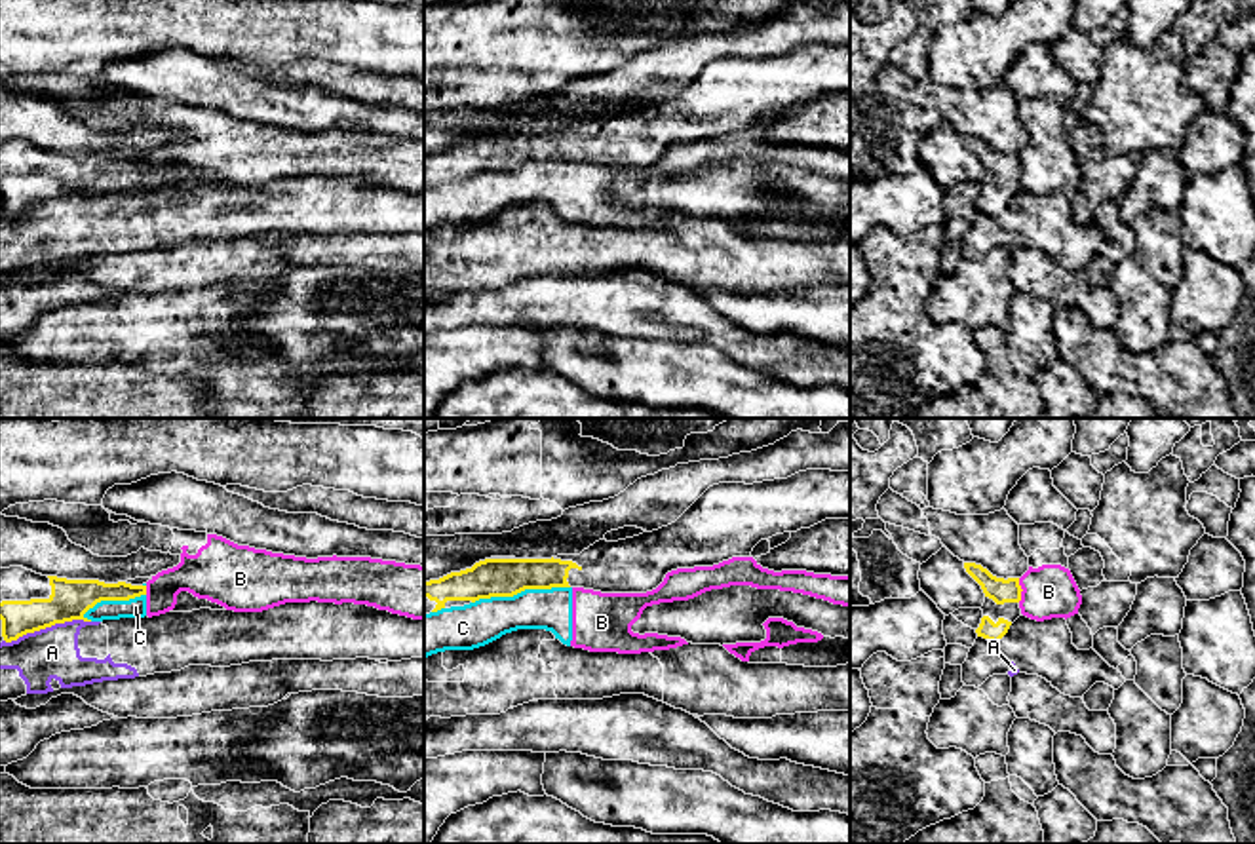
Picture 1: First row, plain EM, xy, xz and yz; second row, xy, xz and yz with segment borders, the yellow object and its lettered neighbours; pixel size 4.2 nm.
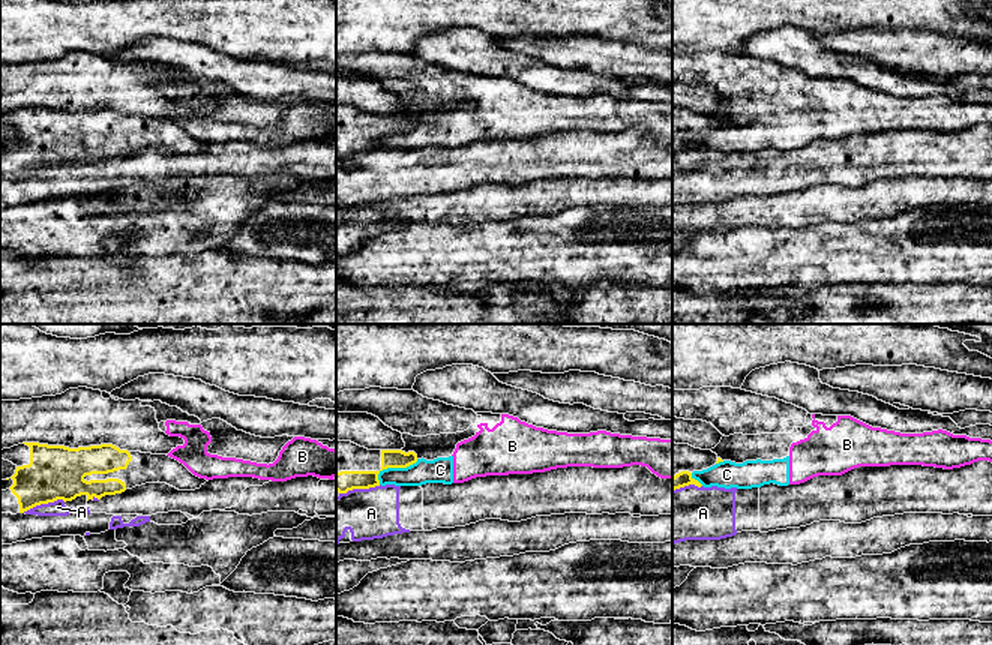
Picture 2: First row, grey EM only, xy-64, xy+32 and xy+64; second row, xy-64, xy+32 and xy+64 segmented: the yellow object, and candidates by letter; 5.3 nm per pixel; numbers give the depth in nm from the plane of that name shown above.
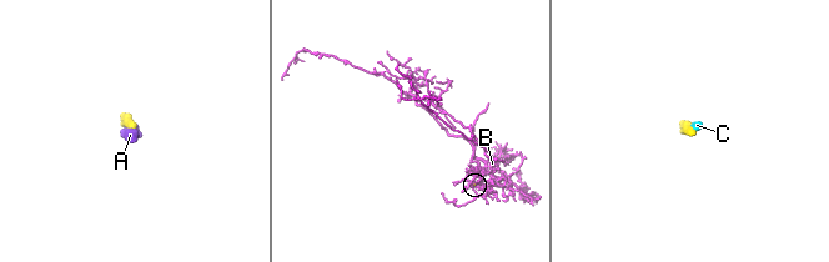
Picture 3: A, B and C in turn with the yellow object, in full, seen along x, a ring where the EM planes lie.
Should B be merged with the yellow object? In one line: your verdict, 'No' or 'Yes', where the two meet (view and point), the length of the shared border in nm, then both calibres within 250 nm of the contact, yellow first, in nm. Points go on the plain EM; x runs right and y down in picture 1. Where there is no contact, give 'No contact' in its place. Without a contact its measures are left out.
No. Touches yellow at yz (1022, 164). Shared border 100 nm. Thickness 100 nm (yellow) against 220 nm

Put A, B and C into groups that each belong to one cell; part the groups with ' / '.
A / B C

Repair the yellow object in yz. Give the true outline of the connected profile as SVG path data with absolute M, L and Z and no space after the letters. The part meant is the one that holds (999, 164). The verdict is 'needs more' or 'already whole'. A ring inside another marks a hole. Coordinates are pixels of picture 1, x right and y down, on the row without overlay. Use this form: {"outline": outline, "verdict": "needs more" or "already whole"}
{"outline": "M964 137L966 146L981 160L985 177L983 192L975 203L977 211L998 217L1010 200L1021 190L1021 160L1019 152L996 152L975 137Z", "verdict": "needs more"}

